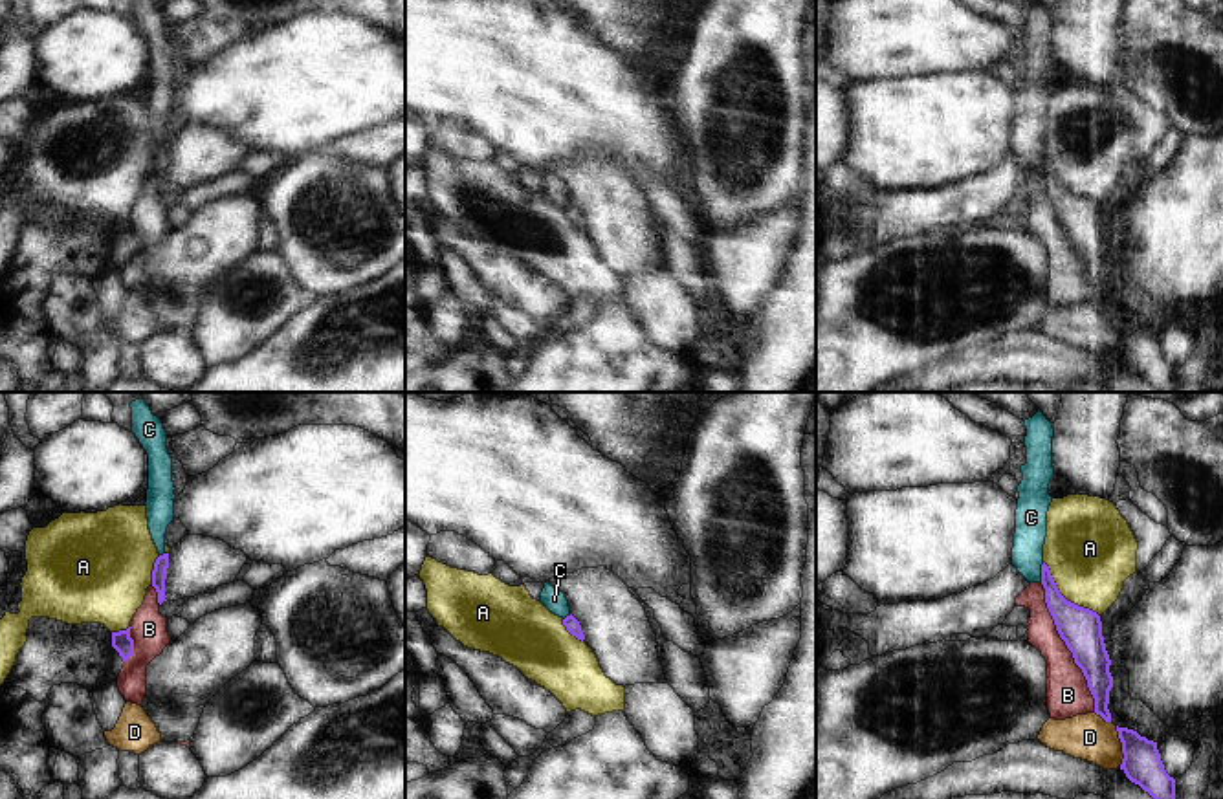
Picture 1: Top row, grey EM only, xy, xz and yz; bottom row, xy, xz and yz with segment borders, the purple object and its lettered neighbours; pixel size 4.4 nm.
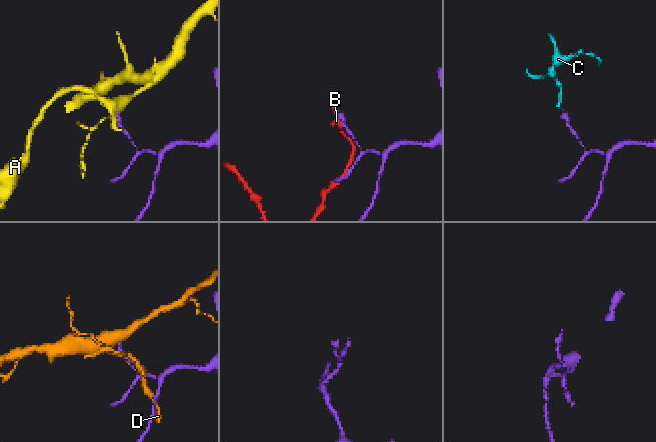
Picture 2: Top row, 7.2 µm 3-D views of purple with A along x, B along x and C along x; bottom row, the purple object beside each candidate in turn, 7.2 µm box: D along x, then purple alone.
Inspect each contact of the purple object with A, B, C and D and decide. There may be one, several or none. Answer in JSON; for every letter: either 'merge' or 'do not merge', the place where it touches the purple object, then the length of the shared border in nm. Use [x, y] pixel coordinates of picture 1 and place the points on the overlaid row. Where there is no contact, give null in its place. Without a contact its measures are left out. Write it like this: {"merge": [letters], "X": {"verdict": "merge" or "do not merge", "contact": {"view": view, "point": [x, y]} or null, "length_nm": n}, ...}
{"merge": [], "A": {"verdict": "do not merge", "contact": {"view": "yz", "point": [1062, 596]}, "length_nm": 340}, "B": {"verdict": "do not merge", "contact": {"view": "yz", "point": [1068, 647]}, "length_nm": 600}, "C": {"verdict": "do not merge", "contact": {"view": "yz", "point": [1042, 572]}, "length_nm": 90}, "D": {"verdict": "do not merge", "contact": {"view": "yz", "point": [1123, 746]}, "length_nm": 190}}

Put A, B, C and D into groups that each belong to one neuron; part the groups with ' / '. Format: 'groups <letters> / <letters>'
groups A / B C / D

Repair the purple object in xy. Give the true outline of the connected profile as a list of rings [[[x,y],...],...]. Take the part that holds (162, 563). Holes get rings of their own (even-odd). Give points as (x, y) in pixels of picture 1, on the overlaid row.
[[[163,553],[156,559],[154,570],[152,570],[152,586],[158,592],[158,603],[161,605],[165,599],[165,579],[167,579],[167,568],[169,568],[169,553]]]

